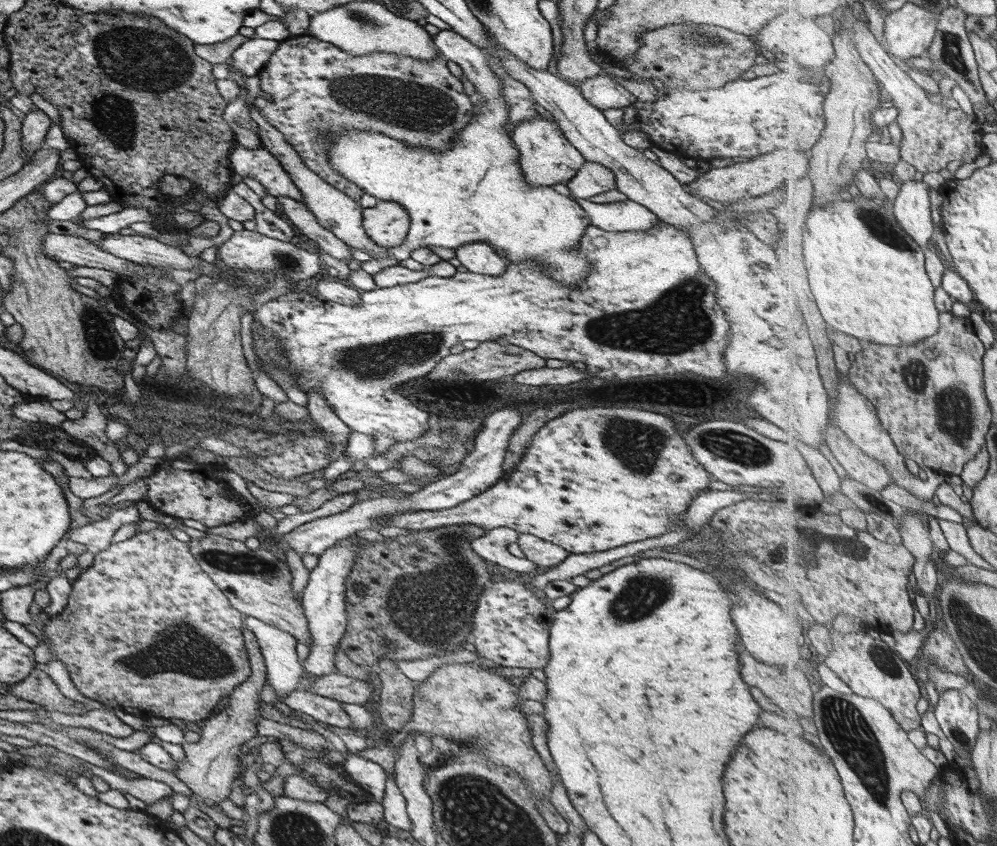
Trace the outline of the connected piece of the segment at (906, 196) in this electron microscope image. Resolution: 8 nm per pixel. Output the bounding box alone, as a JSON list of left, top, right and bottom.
[893,179,935,249]

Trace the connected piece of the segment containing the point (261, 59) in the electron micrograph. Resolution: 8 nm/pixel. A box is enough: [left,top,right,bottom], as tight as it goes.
[230,38,279,76]

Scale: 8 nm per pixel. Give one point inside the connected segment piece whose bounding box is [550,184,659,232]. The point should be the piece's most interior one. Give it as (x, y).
(623, 216)

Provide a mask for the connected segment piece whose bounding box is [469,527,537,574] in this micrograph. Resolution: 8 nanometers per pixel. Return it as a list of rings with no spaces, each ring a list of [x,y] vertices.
[[[510,528],[488,529],[479,538],[469,541],[470,547],[484,560],[508,568],[510,571],[530,574],[537,565],[524,557],[513,556],[506,546],[516,542],[518,533]]]

